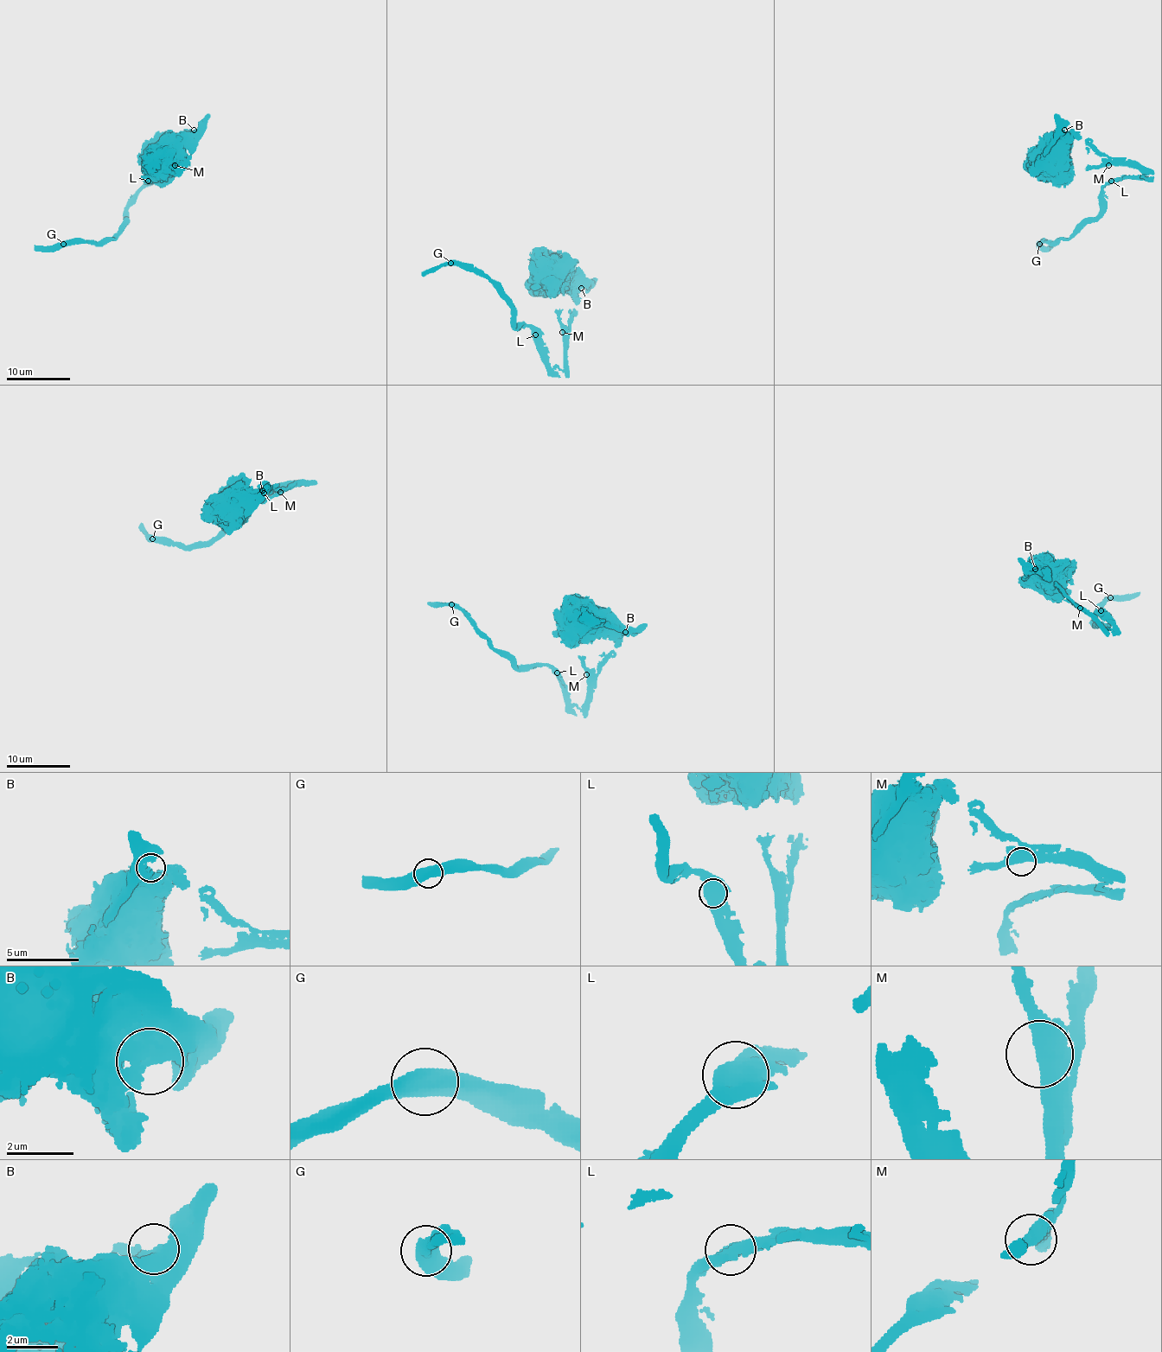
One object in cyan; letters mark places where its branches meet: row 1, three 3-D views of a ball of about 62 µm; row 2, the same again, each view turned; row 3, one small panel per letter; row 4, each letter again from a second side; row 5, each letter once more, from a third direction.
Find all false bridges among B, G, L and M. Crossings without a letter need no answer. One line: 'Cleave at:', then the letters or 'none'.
Cleave at: none

